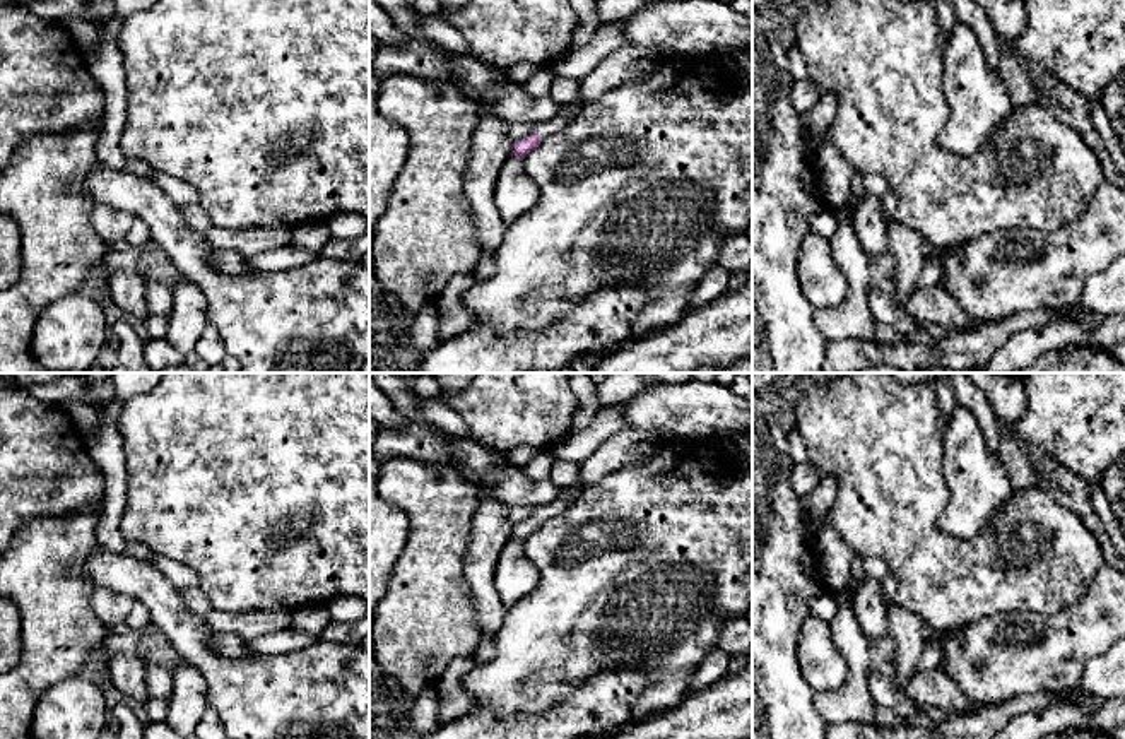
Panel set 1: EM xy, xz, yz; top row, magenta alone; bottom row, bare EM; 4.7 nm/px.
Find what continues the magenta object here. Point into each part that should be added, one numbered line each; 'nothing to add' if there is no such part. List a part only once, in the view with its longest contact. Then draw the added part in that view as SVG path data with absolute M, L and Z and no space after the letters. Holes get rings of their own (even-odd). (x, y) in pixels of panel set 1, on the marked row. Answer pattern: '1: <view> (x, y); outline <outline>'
1: xz (616, 69); outline M626 48L609 53L583 80L580 80L580 108L535 125L540 140L568 127L586 103L595 101L612 87L646 77L660 68L665 58L667 55L655 48Z

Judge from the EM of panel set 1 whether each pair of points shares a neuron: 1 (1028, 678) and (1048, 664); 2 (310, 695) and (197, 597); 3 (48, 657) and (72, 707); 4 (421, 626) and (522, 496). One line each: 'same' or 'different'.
1: same
2: different
3: different
4: different

